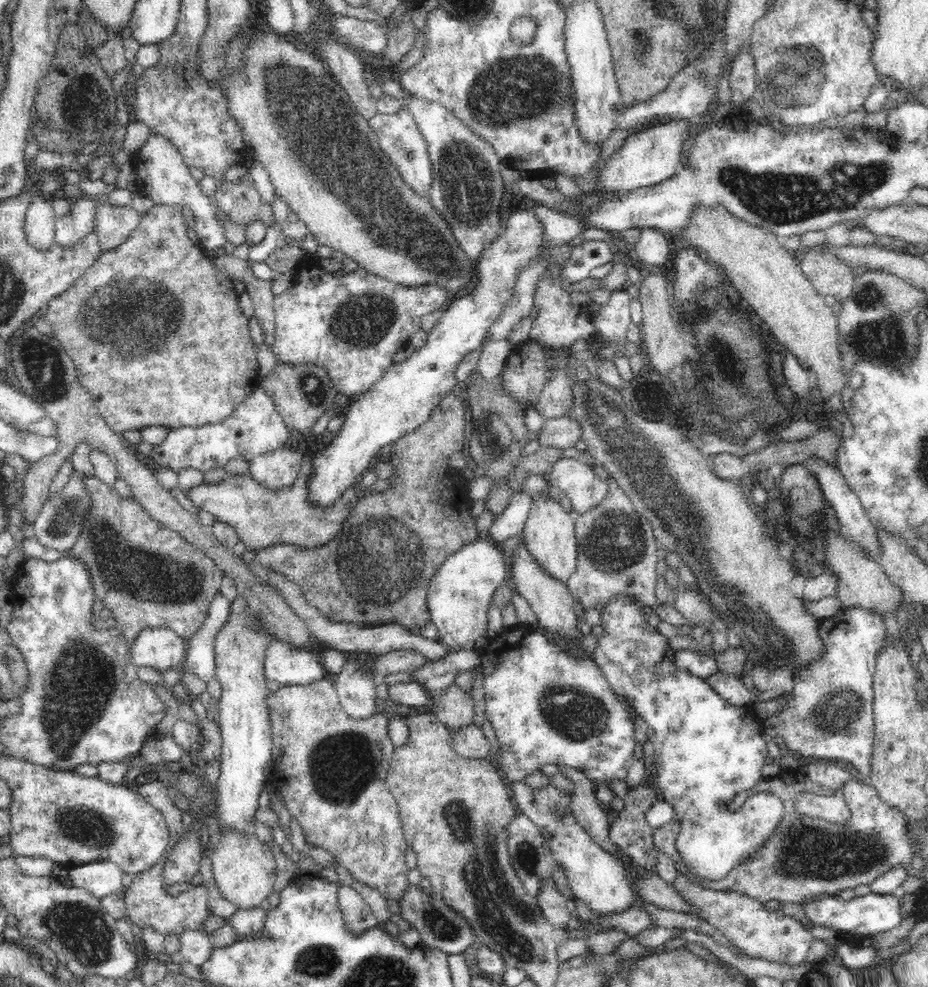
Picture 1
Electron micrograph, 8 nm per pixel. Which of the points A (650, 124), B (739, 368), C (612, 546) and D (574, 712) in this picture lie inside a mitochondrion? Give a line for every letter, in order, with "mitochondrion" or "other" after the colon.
A: other
B: mitochondrion
C: mitochondrion
D: mitochondrion

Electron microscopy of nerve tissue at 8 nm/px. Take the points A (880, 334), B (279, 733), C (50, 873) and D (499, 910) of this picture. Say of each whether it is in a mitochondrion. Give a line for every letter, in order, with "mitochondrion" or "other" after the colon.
A: mitochondrion
B: other
C: other
D: mitochondrion

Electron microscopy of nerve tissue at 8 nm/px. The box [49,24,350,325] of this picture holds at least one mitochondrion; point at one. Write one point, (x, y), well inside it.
(82, 99)

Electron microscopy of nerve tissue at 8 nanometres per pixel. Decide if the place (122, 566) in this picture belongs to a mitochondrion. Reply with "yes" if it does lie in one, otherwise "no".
yes

